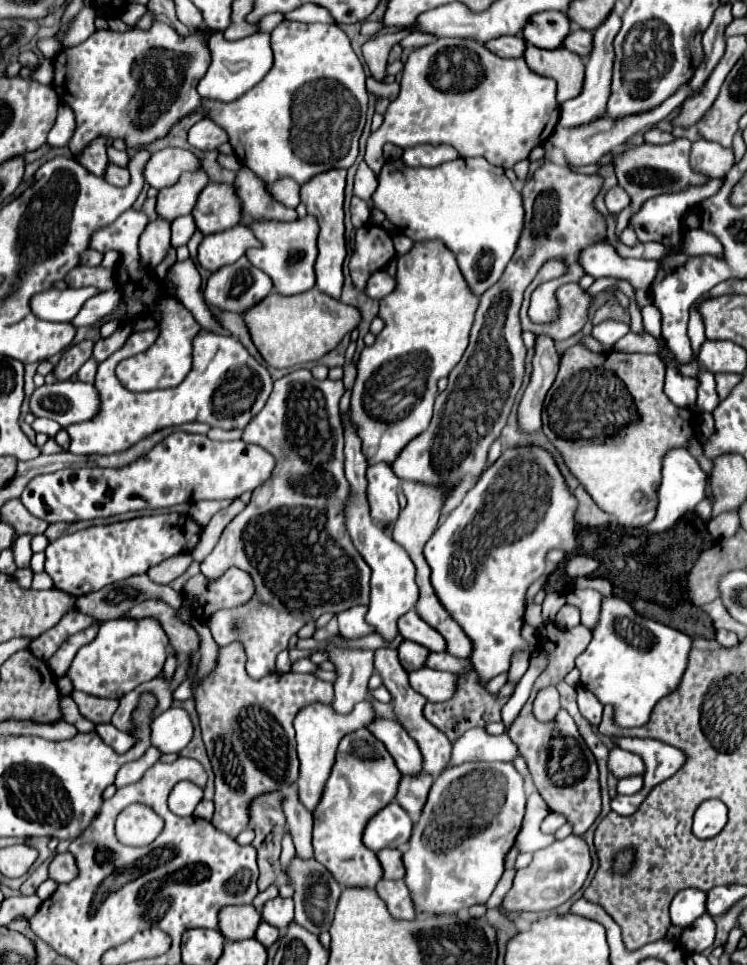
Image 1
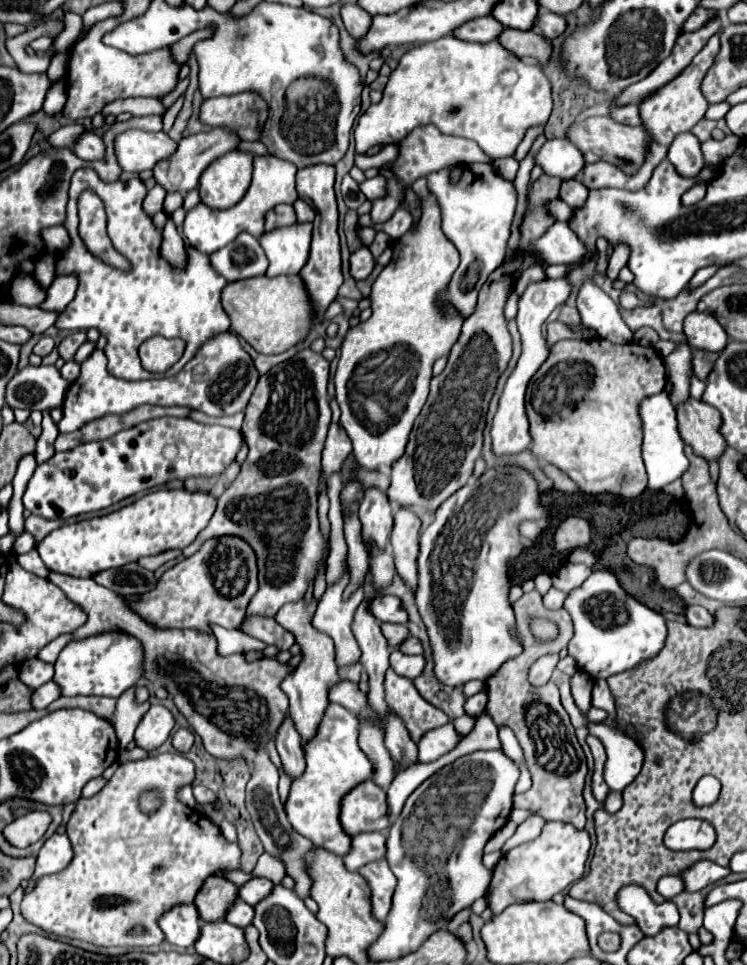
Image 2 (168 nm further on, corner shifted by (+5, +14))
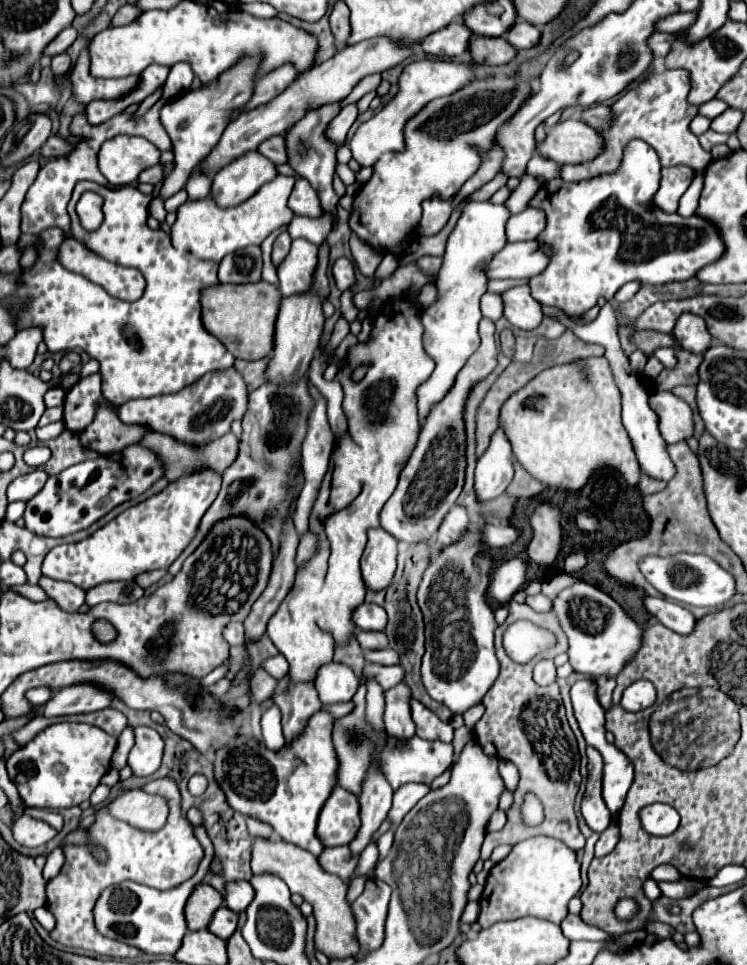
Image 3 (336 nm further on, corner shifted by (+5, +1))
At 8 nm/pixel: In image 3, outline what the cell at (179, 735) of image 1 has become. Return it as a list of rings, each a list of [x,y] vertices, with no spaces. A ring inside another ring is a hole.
[[[137,727],[135,729],[135,745],[129,751],[127,765],[131,767],[135,777],[147,777],[155,773],[161,765],[163,757],[163,739],[151,727]]]

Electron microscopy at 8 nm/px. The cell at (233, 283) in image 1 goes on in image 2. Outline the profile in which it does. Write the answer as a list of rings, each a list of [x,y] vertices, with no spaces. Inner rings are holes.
[[[239,234],[237,240],[211,254],[211,266],[227,280],[247,280],[263,276],[267,272],[267,258],[259,248],[259,242],[251,234]]]

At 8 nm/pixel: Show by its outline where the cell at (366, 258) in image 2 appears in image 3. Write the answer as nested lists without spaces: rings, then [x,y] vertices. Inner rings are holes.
[[[339,257],[333,263],[331,271],[333,271],[333,279],[335,279],[335,285],[339,287],[339,291],[345,291],[345,289],[353,287],[353,283],[355,283],[355,267],[347,257]]]

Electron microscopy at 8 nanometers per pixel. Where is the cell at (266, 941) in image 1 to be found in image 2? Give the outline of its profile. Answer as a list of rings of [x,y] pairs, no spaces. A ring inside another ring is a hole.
[[[237,900],[235,908],[231,908],[231,912],[227,912],[227,916],[225,916],[227,922],[241,926],[241,928],[251,926],[253,918],[255,918],[255,908],[249,904],[243,904],[243,900]]]

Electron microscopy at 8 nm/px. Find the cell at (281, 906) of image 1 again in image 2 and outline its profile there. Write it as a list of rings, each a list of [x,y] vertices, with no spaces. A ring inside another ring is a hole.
[[[255,878],[249,880],[245,886],[239,888],[239,898],[251,906],[257,906],[261,900],[265,900],[273,892],[273,882],[267,878]]]

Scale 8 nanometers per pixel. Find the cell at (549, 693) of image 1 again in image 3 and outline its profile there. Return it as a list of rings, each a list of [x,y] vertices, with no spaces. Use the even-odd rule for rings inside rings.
[[[543,659],[535,665],[535,671],[533,671],[533,677],[535,677],[535,683],[537,685],[551,685],[555,681],[555,665],[551,659]]]

